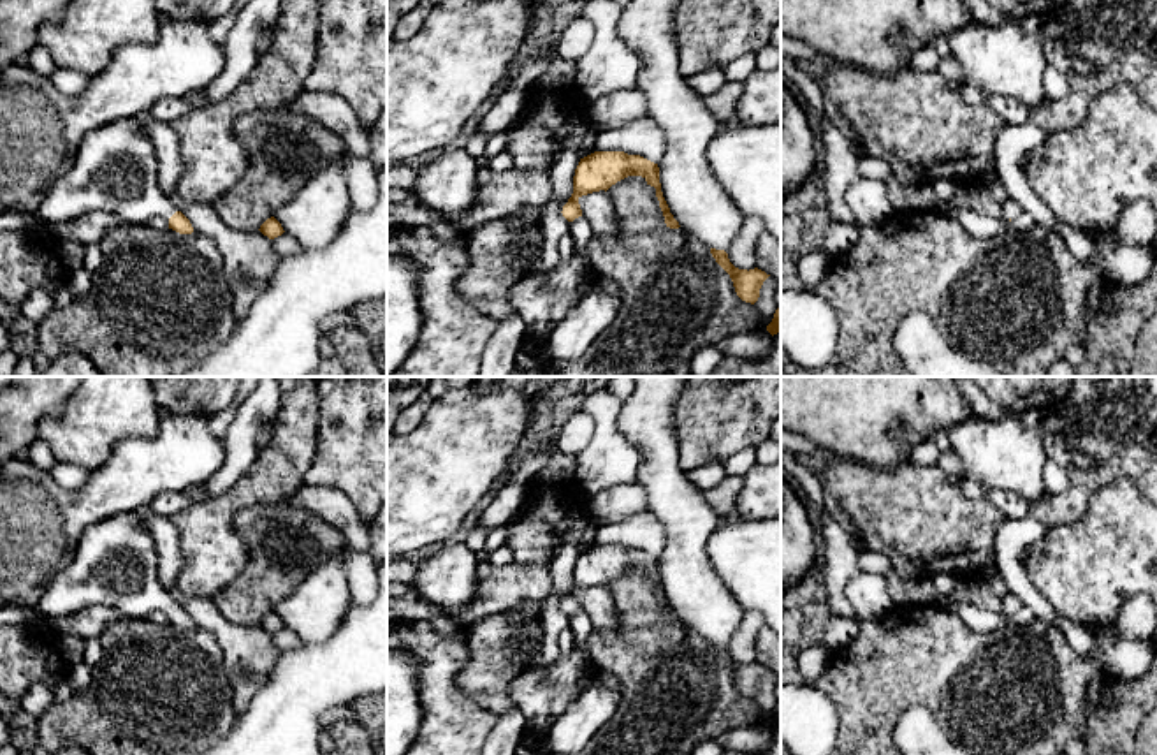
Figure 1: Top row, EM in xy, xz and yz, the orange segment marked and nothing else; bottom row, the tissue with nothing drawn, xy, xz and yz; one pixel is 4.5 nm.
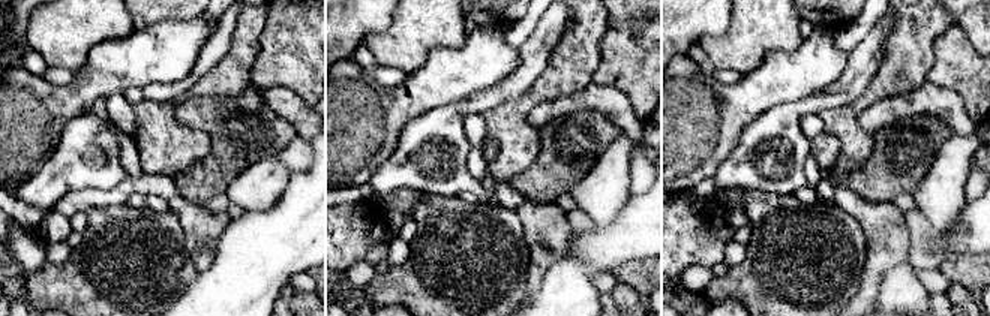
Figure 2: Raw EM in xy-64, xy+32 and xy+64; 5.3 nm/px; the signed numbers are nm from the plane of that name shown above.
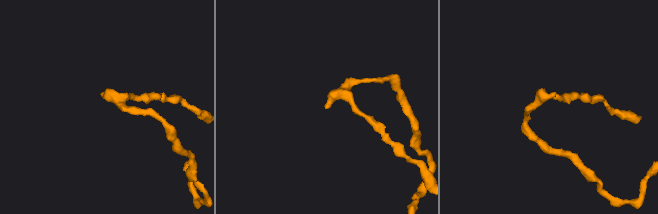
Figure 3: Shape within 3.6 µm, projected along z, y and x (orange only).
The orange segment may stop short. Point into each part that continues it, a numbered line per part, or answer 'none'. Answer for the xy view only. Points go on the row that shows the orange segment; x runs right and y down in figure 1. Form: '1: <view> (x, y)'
1: xy (115, 171)

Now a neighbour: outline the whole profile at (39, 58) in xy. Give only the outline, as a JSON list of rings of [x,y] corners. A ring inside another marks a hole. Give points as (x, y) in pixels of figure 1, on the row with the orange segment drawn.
[[[37,44],[28,55],[28,67],[37,74],[49,77],[56,65],[44,46]]]

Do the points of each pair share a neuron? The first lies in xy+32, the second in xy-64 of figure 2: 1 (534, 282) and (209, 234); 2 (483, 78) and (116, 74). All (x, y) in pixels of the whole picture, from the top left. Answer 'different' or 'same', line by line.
1: same
2: same

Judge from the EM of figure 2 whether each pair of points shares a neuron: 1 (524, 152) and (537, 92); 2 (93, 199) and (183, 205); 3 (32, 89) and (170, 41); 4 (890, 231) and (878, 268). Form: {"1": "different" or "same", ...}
{"1": "same", "2": "same", "3": "same", "4": "same"}

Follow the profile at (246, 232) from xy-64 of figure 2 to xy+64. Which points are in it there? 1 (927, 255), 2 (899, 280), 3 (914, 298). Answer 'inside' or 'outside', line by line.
1: outside
2: inside
3: inside

